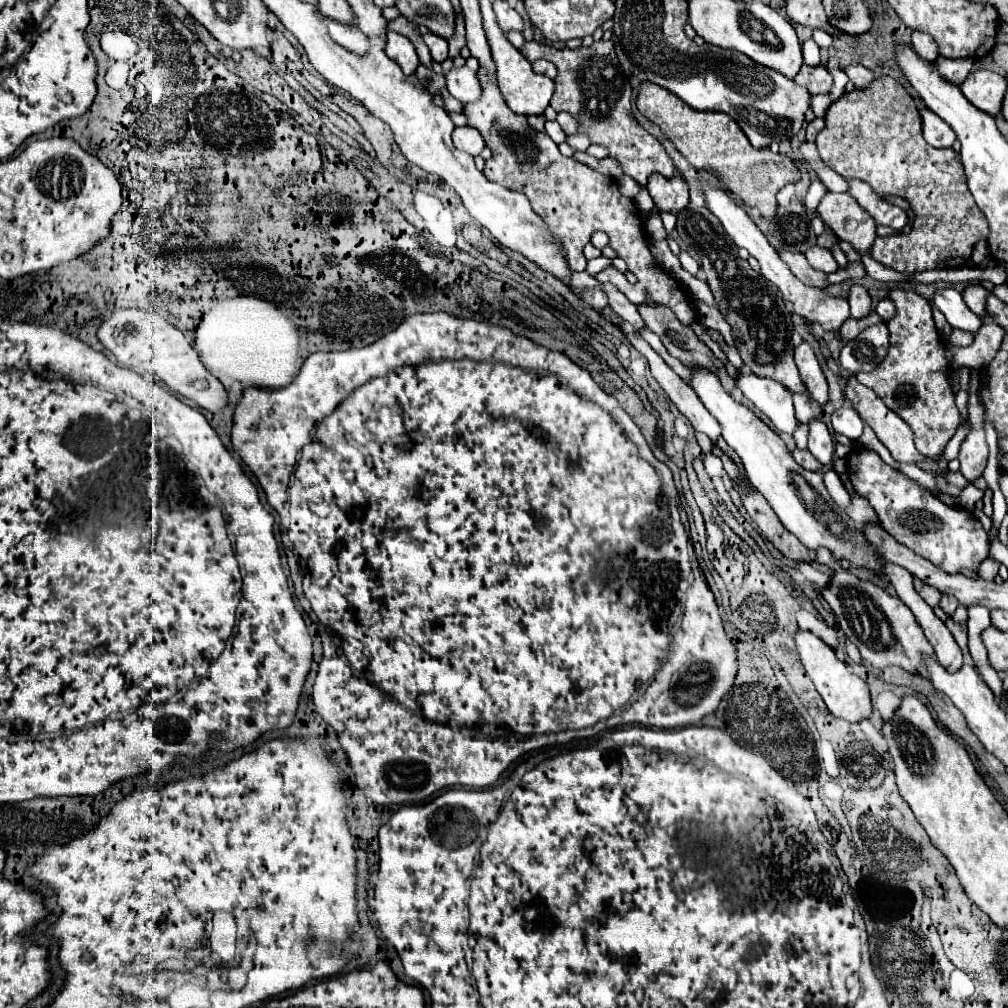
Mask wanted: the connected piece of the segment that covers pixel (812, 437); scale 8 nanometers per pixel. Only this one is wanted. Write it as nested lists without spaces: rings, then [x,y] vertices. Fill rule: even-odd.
[[[810,419],[808,421],[808,451],[822,463],[830,465],[834,455],[834,437],[828,433],[828,427],[822,419]]]

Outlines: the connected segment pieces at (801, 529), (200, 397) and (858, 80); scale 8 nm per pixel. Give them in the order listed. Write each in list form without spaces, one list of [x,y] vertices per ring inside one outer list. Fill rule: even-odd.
[[[684,365],[684,367],[690,373],[690,387],[700,397],[704,407],[722,425],[724,441],[728,443],[728,447],[732,447],[736,451],[736,455],[740,457],[740,461],[748,473],[750,483],[768,499],[768,503],[772,505],[772,509],[778,515],[778,519],[782,521],[782,525],[790,533],[794,533],[812,551],[816,547],[828,547],[834,553],[834,557],[842,557],[842,559],[854,563],[856,567],[868,567],[868,569],[880,573],[882,565],[878,561],[878,555],[874,553],[876,549],[868,545],[868,541],[858,531],[856,523],[846,515],[846,511],[842,511],[832,501],[832,497],[828,495],[828,491],[822,483],[822,475],[804,471],[794,461],[794,457],[786,449],[784,441],[768,425],[764,425],[746,405],[736,403],[730,397],[730,393],[724,391],[724,387],[720,385],[720,379],[710,369],[690,367],[690,365]]]
[[[116,309],[112,317],[100,325],[98,339],[106,349],[114,353],[122,367],[136,373],[156,373],[162,383],[166,383],[172,391],[184,395],[186,399],[194,401],[200,409],[220,413],[228,407],[228,391],[224,389],[224,385],[206,371],[198,353],[194,351],[192,343],[182,335],[182,331],[178,331],[158,313],[142,309]]]
[[[848,65],[848,67],[844,67],[844,73],[850,77],[850,81],[852,81],[858,89],[868,87],[870,81],[874,81],[874,73],[872,73],[870,69],[862,67],[862,65]]]

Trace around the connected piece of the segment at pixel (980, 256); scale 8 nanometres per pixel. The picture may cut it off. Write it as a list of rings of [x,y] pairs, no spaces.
[[[978,241],[978,245],[974,247],[974,253],[972,253],[972,261],[976,263],[976,267],[986,267],[986,263],[990,261],[990,251],[988,251],[986,241]]]

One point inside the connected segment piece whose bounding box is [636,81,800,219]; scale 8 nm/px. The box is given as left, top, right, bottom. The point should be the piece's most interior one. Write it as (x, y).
(712, 141)

